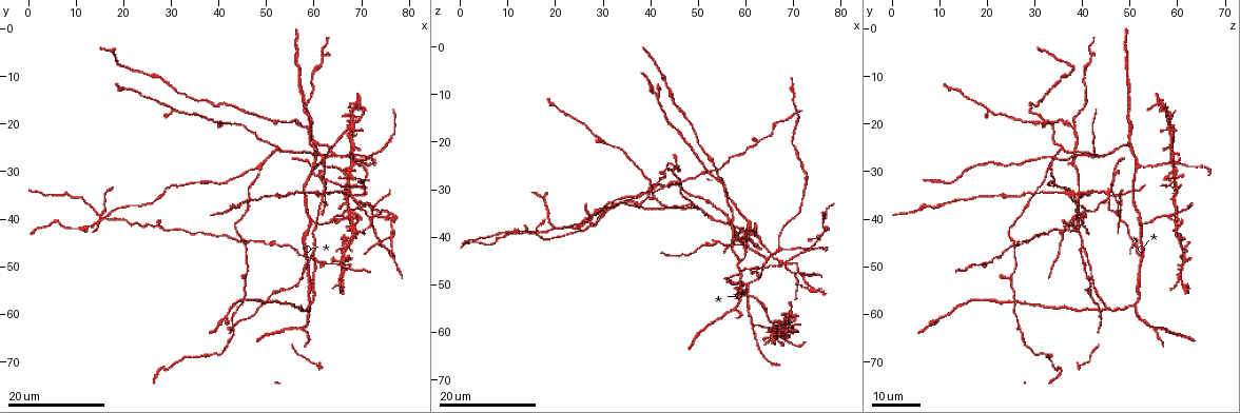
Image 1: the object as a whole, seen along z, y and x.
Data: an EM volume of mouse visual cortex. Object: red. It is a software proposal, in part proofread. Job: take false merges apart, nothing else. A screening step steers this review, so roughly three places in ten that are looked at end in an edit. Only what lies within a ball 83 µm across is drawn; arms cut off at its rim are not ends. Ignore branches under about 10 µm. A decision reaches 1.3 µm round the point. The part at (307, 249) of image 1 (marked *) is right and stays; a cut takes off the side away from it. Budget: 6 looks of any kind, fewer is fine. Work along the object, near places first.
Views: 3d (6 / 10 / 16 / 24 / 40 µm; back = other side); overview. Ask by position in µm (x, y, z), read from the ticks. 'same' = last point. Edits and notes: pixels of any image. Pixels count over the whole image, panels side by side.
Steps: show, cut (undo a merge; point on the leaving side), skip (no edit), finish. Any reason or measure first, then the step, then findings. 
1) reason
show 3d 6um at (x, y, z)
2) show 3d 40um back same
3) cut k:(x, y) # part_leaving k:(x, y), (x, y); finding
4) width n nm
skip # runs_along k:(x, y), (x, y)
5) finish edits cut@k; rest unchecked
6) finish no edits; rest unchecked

thin arm on a thick one
show 3d 24um at (52.0, 25.5, 35.5)

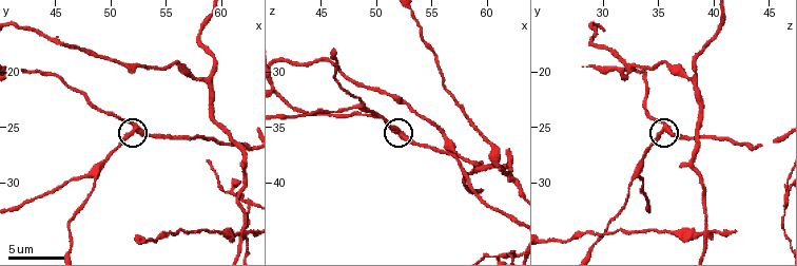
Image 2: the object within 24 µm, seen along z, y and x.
closer look
show 3d 6um at (52.2, 25.2, 35.6)

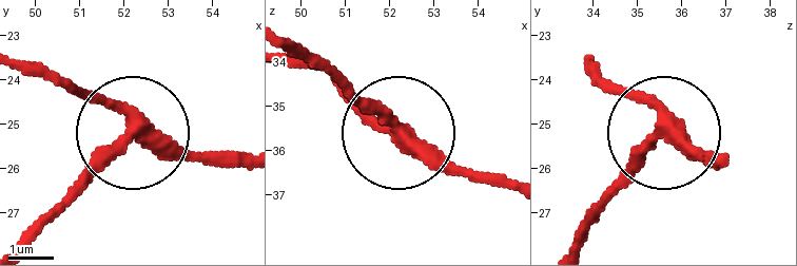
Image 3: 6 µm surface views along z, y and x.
width 300 nm
skip # all the same neuron

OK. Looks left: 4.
side arm on a straight run
show 3d 24um at (59.5, 45.5, 39.5)

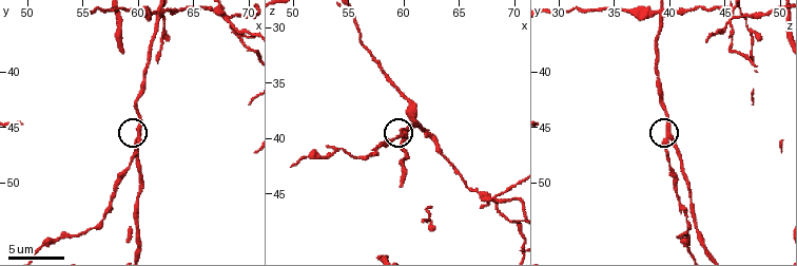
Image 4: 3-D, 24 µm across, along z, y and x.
show 3d 10um at (60.0, 46.0, 39.8)

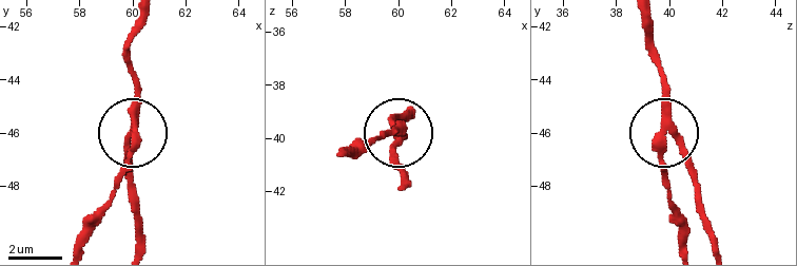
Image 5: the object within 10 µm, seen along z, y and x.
arms 3
cut 5:(397, 131) # part_leaving 5:(664, 130), (664, 183), (684, 244); two neurons meet here

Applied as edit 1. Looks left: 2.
show 3d 10um at (48.4, 29.2, 33.2)

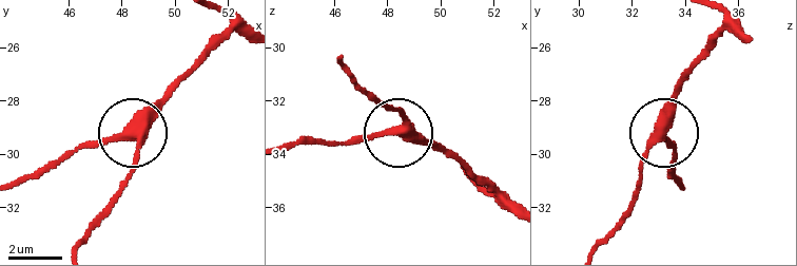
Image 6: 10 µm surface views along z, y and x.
arms 3
skip # runs_along 6:(245, 37), (224, 37), (142, 126), (121, 191); one neuron here

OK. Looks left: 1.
finish edits cut@5; rest unchecked

